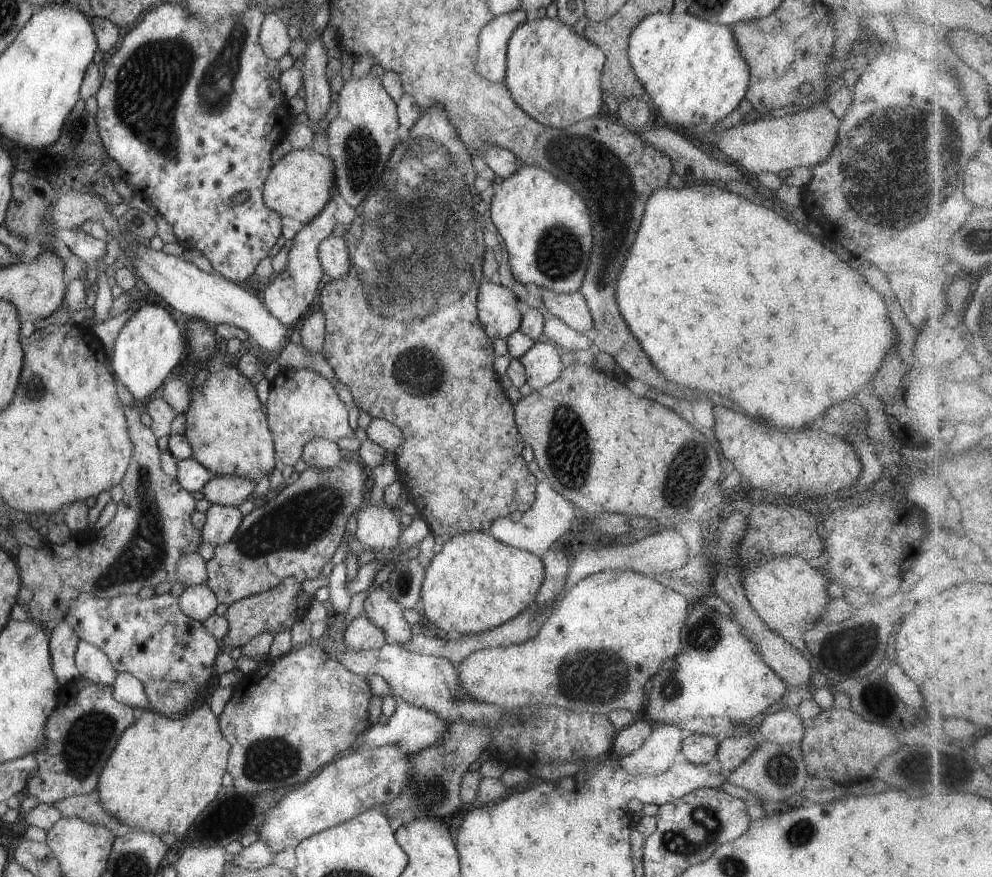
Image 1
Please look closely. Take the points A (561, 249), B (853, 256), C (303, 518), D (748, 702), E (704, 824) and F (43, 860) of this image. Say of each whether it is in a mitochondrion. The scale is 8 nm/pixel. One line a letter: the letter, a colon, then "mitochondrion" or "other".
A: mitochondrion
B: other
C: mitochondrion
D: other
E: mitochondrion
F: mitochondrion

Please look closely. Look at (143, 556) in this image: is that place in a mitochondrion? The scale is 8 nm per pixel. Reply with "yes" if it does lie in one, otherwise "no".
yes

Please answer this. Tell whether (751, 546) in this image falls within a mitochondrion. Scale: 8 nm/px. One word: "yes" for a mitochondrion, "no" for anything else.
yes

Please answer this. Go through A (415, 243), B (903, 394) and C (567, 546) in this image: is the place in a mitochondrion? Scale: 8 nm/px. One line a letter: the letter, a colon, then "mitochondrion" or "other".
A: mitochondrion
B: other
C: other

